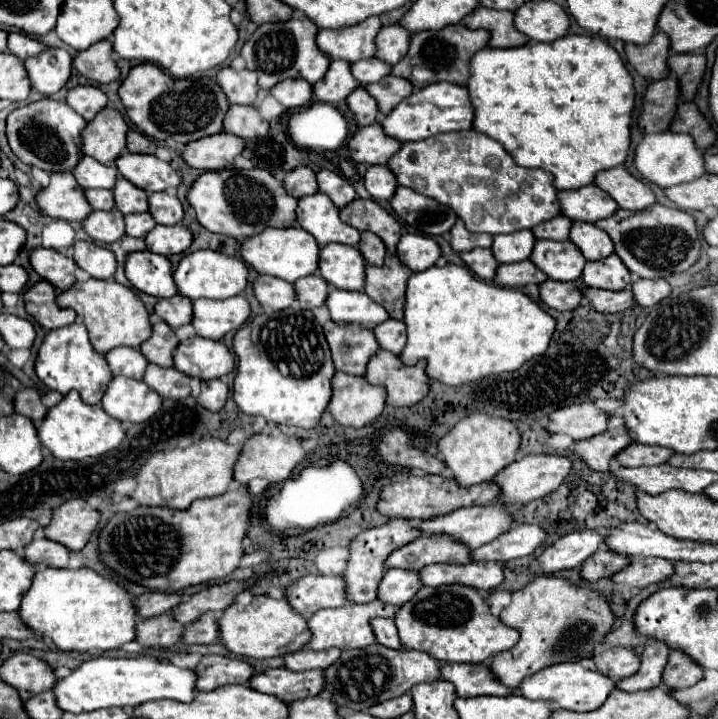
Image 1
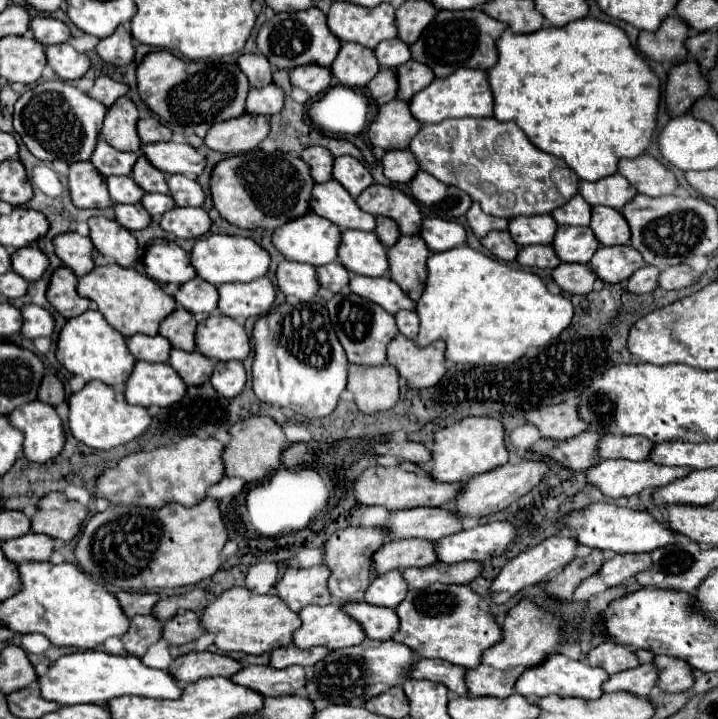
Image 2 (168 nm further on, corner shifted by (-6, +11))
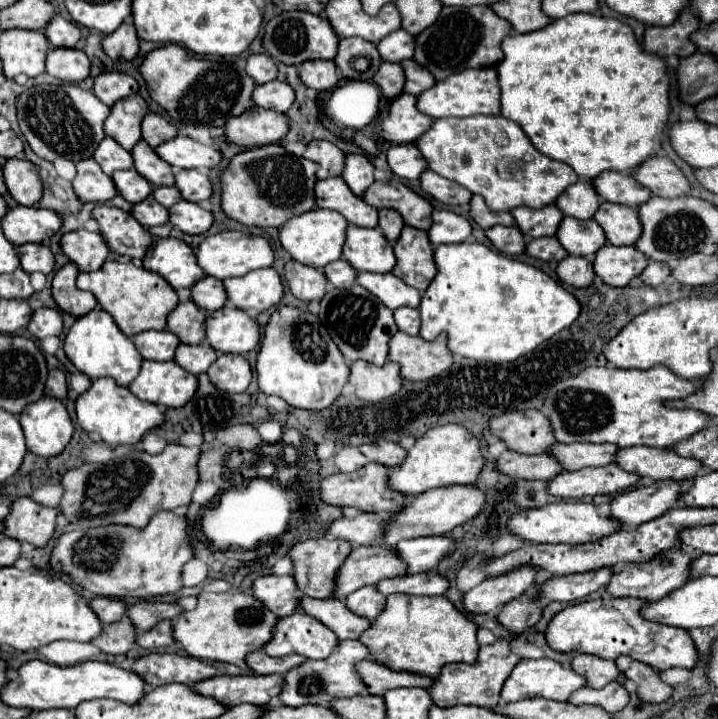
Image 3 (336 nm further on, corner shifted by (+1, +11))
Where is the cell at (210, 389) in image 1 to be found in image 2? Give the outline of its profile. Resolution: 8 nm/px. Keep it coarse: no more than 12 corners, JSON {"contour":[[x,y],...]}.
{"contour":[[240,360],[216,362],[210,378],[216,392],[234,398],[246,384]]}

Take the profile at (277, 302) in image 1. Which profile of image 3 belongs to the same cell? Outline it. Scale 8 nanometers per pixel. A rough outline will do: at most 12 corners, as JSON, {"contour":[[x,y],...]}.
{"contour":[[295,260],[285,264],[285,282],[303,302],[327,292],[323,272]]}

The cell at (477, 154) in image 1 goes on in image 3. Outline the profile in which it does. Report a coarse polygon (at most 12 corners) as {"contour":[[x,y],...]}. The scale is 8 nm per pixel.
{"contour":[[503,116],[439,118],[429,170],[495,212],[581,180]]}

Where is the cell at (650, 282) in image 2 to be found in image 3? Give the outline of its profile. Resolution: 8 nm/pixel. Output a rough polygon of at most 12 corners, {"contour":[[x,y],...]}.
{"contour":[[653,262],[641,272],[639,280],[647,286],[659,286],[671,274],[665,262]]}

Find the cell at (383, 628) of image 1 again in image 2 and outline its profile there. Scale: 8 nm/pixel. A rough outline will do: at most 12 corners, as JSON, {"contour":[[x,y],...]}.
{"contour":[[366,602],[342,606],[372,640],[390,640],[398,616]]}

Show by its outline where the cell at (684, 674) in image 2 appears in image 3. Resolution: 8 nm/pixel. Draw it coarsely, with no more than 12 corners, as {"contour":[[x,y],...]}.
{"contour":[[633,660],[625,676],[643,702],[665,702],[673,686],[655,668]]}

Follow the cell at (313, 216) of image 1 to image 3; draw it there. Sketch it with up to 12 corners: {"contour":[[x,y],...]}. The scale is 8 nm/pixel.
{"contour":[[341,176],[315,184],[317,208],[337,210],[351,225],[377,228],[377,210]]}

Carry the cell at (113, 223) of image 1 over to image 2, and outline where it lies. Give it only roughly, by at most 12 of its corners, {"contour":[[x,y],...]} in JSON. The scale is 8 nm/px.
{"contour":[[116,204],[116,220],[128,230],[152,222],[138,204]]}

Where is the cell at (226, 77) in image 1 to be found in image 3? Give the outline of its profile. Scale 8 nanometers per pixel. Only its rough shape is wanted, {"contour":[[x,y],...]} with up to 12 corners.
{"contour":[[251,54],[245,72],[255,84],[275,80],[277,62],[269,54]]}

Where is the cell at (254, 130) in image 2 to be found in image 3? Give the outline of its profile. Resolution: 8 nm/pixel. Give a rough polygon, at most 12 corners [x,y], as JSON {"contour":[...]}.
{"contour":[[251,108],[225,124],[225,138],[253,148],[279,142],[287,116]]}

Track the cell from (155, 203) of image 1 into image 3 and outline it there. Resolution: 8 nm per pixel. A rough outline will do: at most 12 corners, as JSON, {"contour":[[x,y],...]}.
{"contour":[[177,170],[175,188],[187,202],[211,196],[205,172]]}

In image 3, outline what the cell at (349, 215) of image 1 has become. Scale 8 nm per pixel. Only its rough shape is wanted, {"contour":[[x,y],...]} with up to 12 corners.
{"contour":[[395,178],[373,182],[363,200],[397,210],[411,228],[431,226],[433,206]]}

